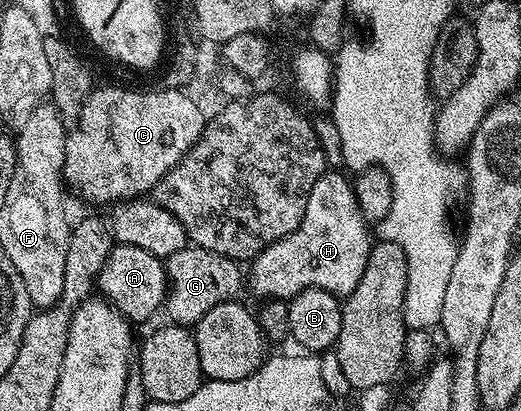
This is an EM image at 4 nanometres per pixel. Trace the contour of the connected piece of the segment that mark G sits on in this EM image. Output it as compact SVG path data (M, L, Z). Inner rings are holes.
M193 244L174 252L165 259L165 263L168 289L164 310L165 313L168 312L167 319L175 325L193 327L203 318L205 312L211 311L216 304L235 299L241 284L244 284L243 269L241 272L241 265L235 259Z

